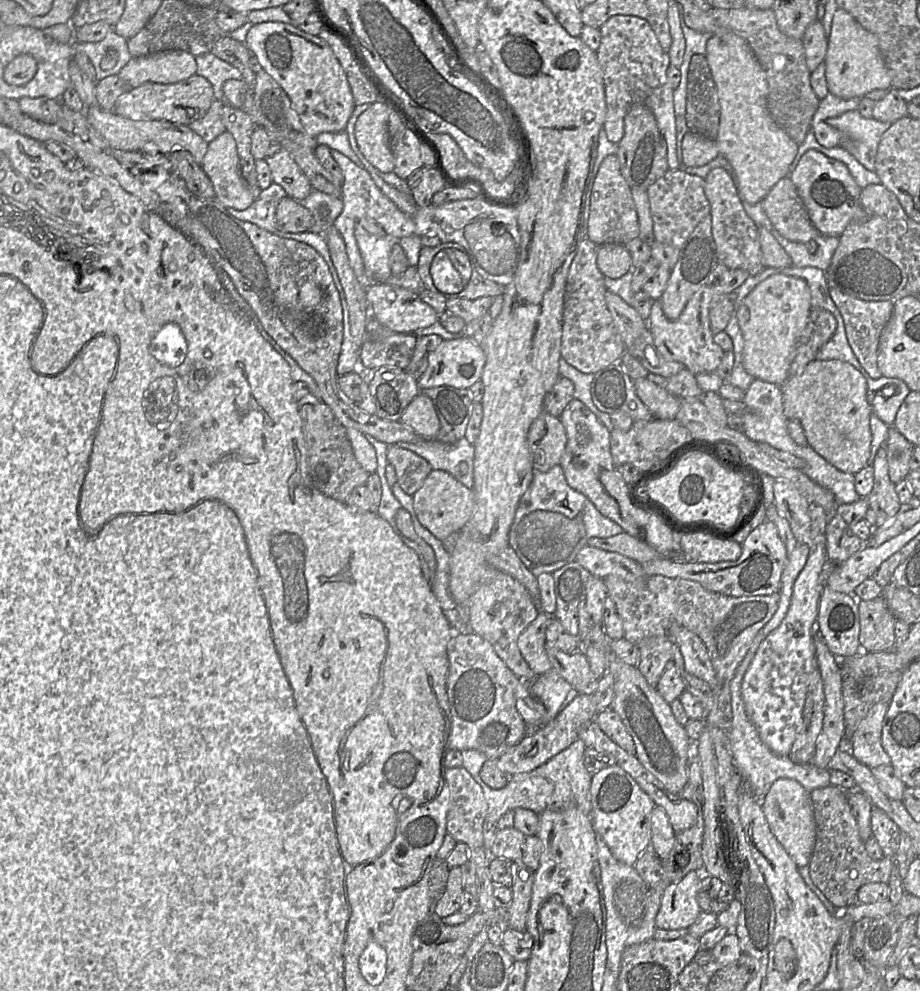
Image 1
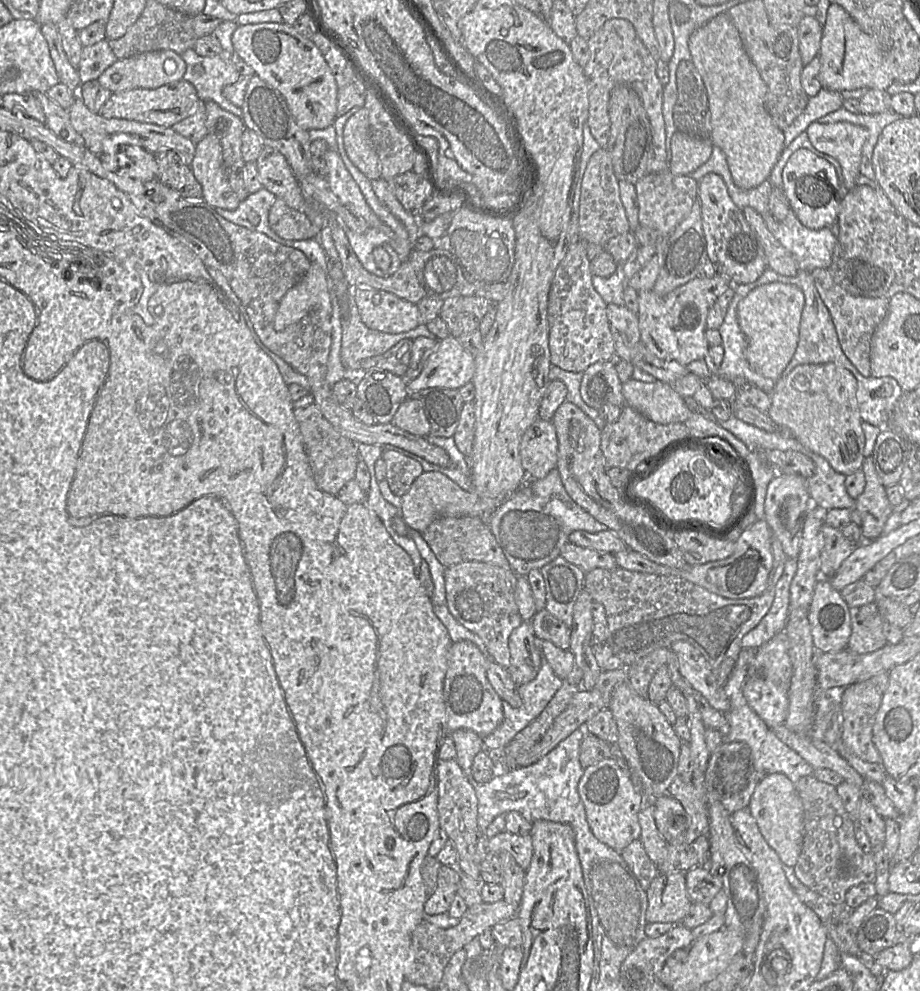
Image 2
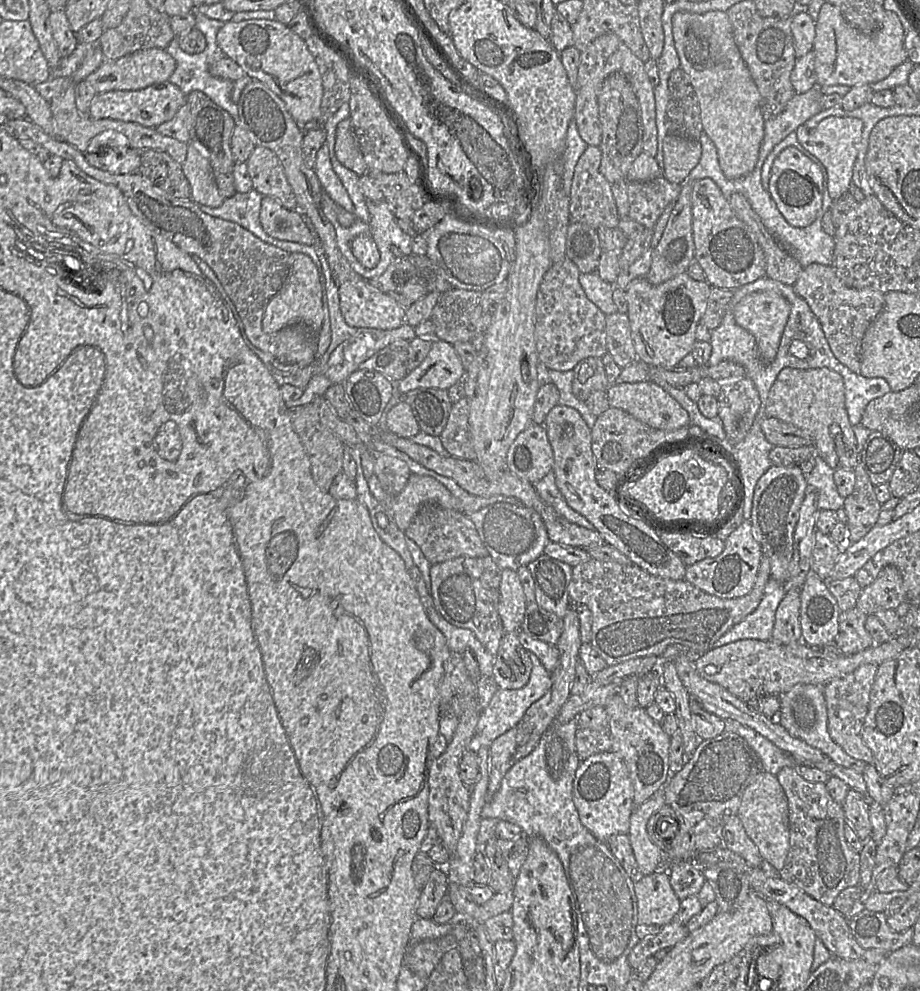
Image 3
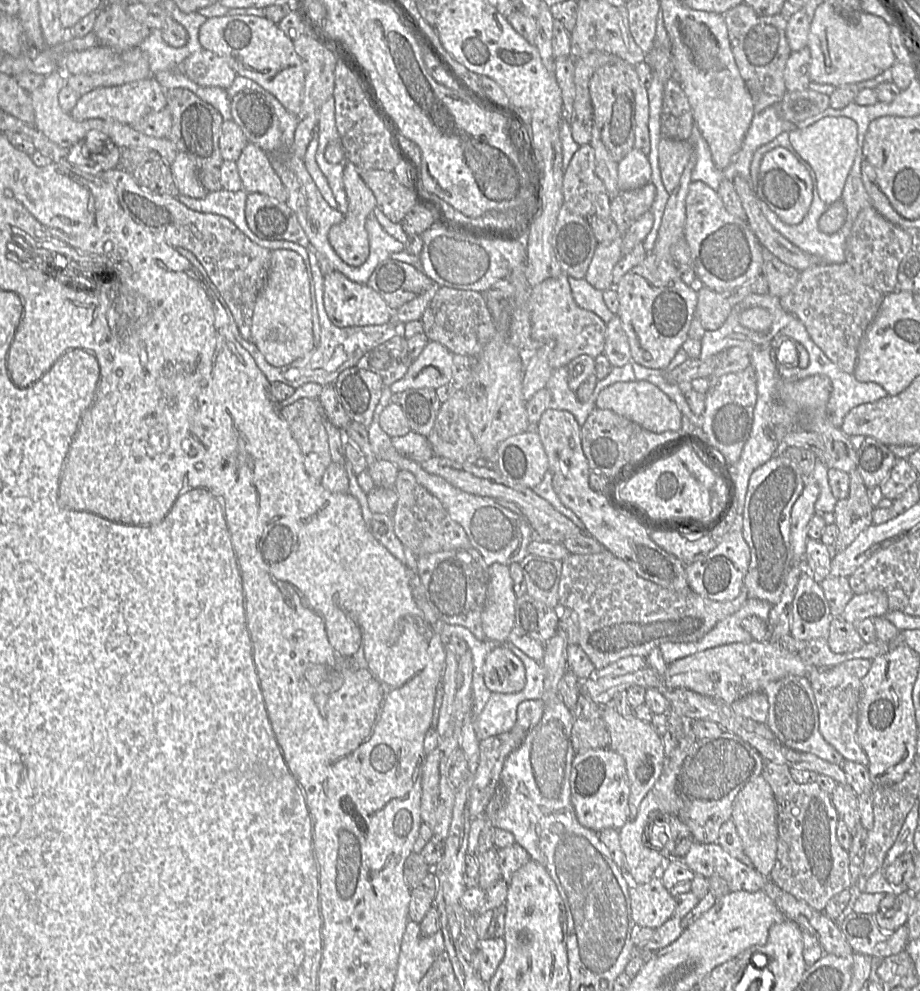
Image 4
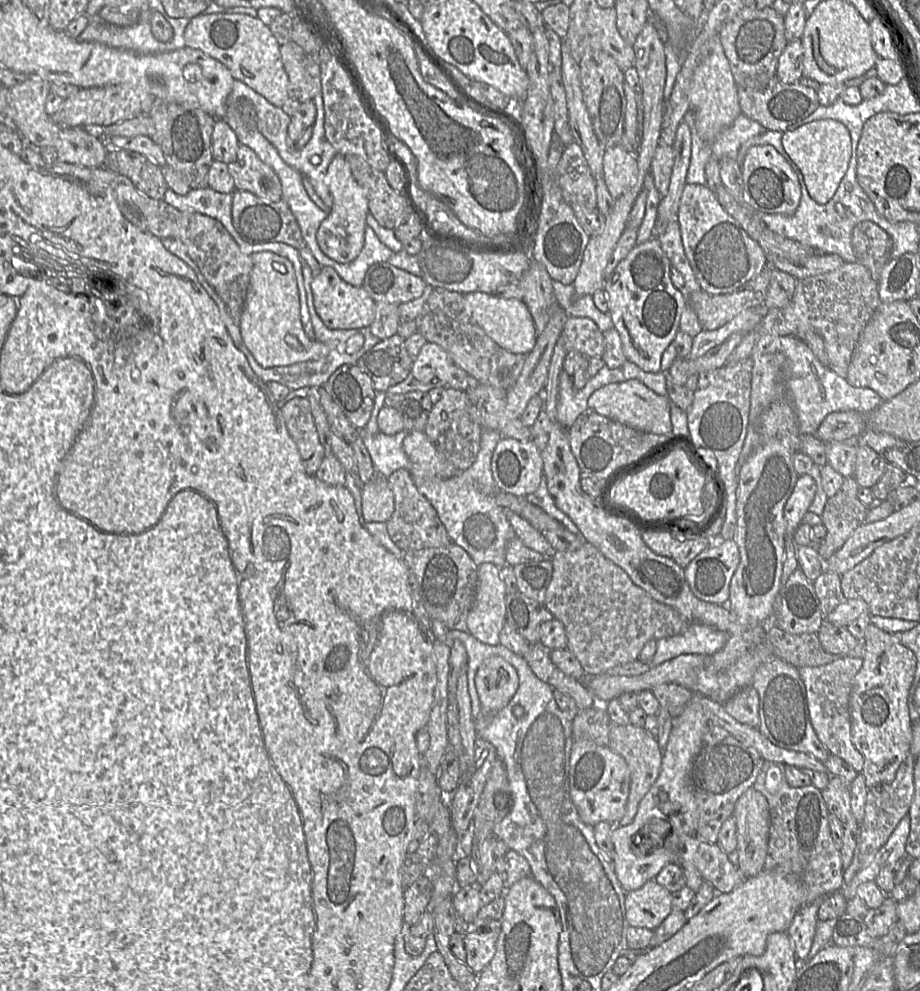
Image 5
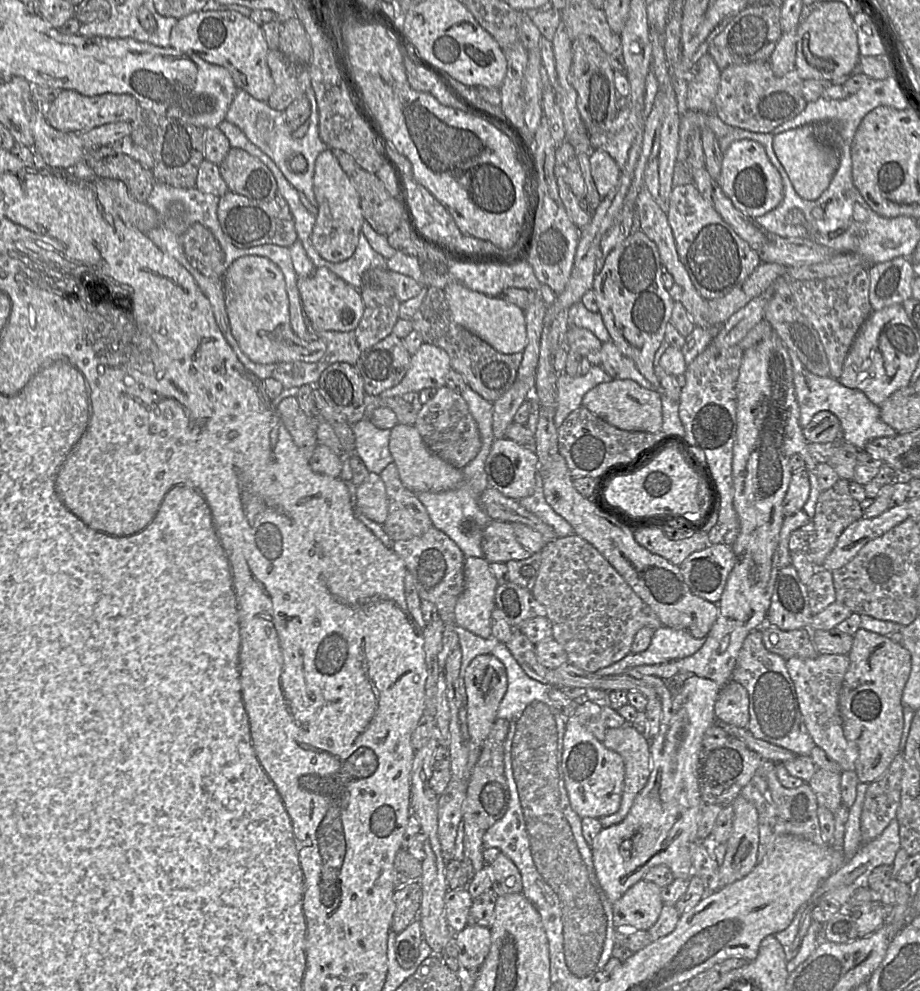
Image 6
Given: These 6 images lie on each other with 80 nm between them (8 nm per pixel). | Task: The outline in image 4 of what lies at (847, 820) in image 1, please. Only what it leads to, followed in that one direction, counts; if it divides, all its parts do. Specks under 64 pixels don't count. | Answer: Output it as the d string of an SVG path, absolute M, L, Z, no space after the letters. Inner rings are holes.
M764 760L761 775L771 786L777 806L777 857L769 877L784 891L803 900L813 909L823 911L833 896L852 887L849 854L839 843L836 834L839 815L830 796L817 782L797 783L790 773L790 767L786 764Z

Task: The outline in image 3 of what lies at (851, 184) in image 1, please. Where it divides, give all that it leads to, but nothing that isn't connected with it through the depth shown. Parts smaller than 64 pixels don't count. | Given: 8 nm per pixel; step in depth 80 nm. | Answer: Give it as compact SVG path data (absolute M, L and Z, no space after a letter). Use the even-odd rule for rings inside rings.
M785 148L773 162L766 191L790 225L806 227L819 216L826 192L825 175L821 167L802 151Z

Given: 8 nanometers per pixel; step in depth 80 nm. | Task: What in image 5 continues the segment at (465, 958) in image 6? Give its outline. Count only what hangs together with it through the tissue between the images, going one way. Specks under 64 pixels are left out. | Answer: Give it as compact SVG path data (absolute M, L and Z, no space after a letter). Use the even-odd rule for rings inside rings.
M469 932L463 936L466 965L475 973L481 973L496 952L498 934Z

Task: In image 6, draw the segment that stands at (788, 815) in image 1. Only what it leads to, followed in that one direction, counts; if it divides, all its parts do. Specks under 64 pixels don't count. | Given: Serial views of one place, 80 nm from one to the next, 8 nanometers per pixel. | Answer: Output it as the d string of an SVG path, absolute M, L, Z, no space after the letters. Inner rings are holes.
M738 796L732 806L732 832L726 842L725 857L719 866L720 887L742 879L758 863L760 837L757 809L742 796Z

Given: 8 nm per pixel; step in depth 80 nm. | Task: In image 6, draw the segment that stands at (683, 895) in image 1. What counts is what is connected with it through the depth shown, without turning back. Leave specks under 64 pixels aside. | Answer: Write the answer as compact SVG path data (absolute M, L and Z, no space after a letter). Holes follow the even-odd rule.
M641 880L613 902L613 923L616 929L648 930L658 920L664 902L661 888Z

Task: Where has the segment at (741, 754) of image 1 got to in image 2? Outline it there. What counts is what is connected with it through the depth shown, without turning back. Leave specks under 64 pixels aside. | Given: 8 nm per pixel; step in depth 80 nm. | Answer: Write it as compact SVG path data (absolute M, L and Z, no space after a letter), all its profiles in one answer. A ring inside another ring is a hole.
M747 666L734 667L724 685L725 693L730 702L730 709L726 713L729 725L729 733L726 741L739 741L747 745L751 753L754 768L760 776L781 773L793 783L797 782L801 777L813 776L814 767L780 741L772 729L749 707L742 692L746 678Z

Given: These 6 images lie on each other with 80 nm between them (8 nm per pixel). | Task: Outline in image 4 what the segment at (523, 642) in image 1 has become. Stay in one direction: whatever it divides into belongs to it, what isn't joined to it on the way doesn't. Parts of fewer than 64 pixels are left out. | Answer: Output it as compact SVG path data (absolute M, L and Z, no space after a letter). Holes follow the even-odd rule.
M495 645L483 667L483 677L492 693L517 693L526 685L523 662L509 648Z

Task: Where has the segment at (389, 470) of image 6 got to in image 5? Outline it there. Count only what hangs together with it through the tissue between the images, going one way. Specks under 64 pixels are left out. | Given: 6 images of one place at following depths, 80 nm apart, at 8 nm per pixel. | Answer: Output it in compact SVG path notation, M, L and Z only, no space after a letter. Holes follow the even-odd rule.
M401 468L394 471L388 478L394 494L395 508L386 522L387 531L392 541L402 550L420 550L425 548L444 547L453 543L437 511L428 499L417 488L410 471Z

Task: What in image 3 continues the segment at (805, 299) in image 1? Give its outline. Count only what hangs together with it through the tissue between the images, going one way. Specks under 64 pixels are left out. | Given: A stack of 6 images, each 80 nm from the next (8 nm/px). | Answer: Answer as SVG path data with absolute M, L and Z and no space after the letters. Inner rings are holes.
M771 291L749 294L735 306L735 321L754 337L763 364L775 359L790 311L788 300Z

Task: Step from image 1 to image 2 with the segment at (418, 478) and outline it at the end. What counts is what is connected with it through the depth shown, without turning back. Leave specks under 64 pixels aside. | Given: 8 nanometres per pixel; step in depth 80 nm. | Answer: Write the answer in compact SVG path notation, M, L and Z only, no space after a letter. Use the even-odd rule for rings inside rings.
M384 450L382 459L386 464L389 487L399 497L406 494L416 478L424 473L418 461L393 450Z

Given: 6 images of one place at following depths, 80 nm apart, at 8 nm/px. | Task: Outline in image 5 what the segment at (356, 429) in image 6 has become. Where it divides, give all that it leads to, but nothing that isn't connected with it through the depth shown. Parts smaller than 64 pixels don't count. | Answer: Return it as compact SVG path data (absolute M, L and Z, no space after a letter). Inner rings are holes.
M365 428L358 430L377 475L388 478L398 469L409 470L410 461L403 449L403 440L409 432L404 430L394 435L387 435L381 431L377 434L369 434Z

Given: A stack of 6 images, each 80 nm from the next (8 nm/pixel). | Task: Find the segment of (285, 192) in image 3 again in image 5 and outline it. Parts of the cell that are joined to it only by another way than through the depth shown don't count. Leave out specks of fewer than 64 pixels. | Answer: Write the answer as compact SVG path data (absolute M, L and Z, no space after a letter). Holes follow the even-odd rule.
M240 146L236 158L228 164L228 171L235 191L250 192L269 201L282 199L278 176L251 148Z

